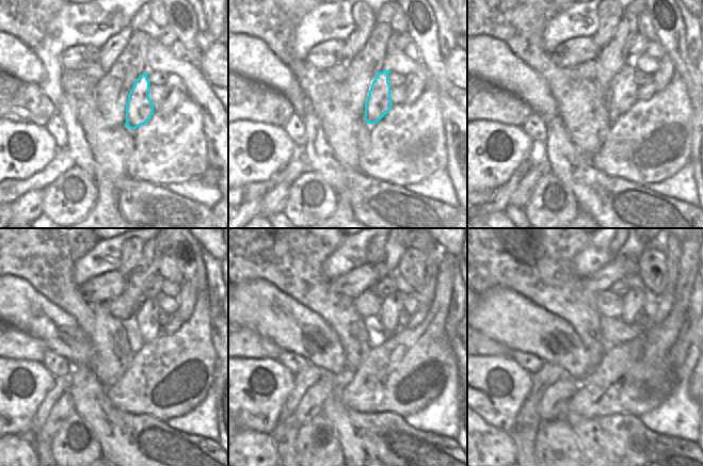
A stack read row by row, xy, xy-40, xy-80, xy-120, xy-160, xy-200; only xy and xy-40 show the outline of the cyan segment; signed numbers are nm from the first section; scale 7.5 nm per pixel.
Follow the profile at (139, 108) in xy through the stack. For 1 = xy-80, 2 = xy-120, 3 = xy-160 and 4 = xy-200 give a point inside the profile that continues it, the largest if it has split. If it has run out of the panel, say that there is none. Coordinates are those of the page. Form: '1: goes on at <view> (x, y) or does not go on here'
1: goes on at xy-80 (622, 94)
2: goes on at xy-120 (146, 316)
3: goes on at xy-160 (393, 304)
4: goes on at xy-200 (635, 299)

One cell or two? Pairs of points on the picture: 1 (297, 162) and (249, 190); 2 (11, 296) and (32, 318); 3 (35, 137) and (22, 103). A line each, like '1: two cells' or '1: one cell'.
1: one cell
2: one cell
3: two cells

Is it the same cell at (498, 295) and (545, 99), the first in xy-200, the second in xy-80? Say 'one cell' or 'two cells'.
one cell

